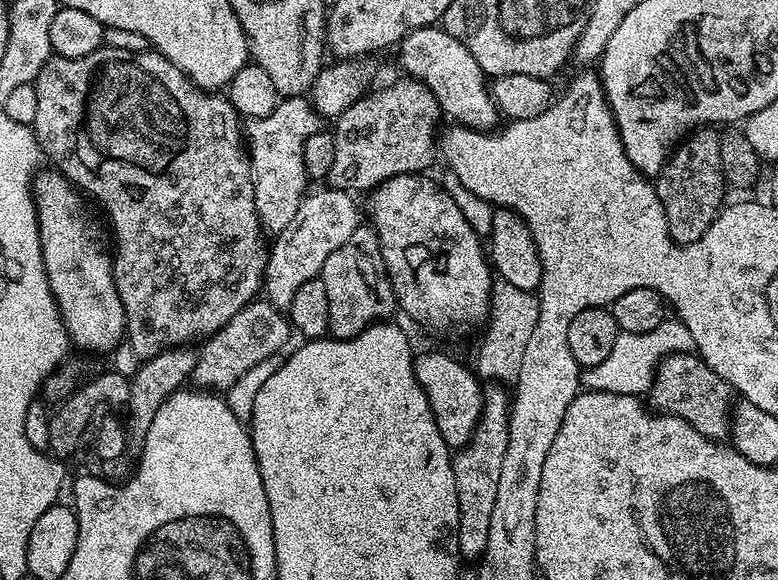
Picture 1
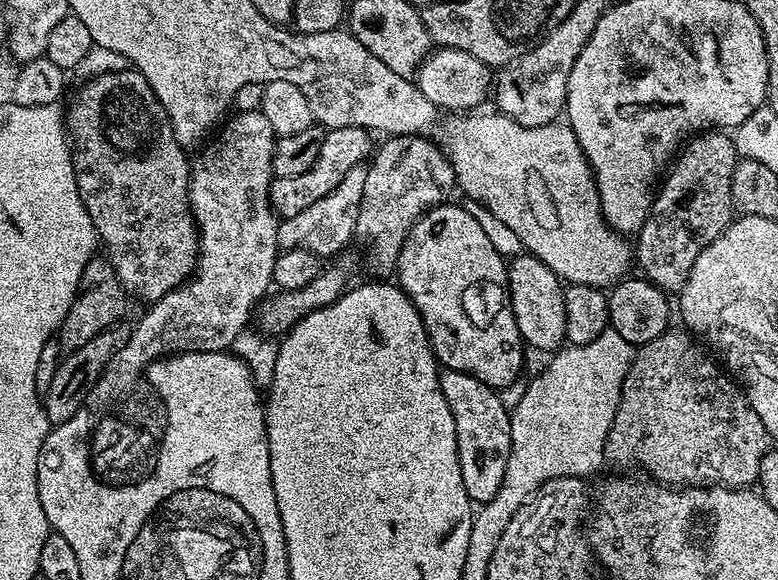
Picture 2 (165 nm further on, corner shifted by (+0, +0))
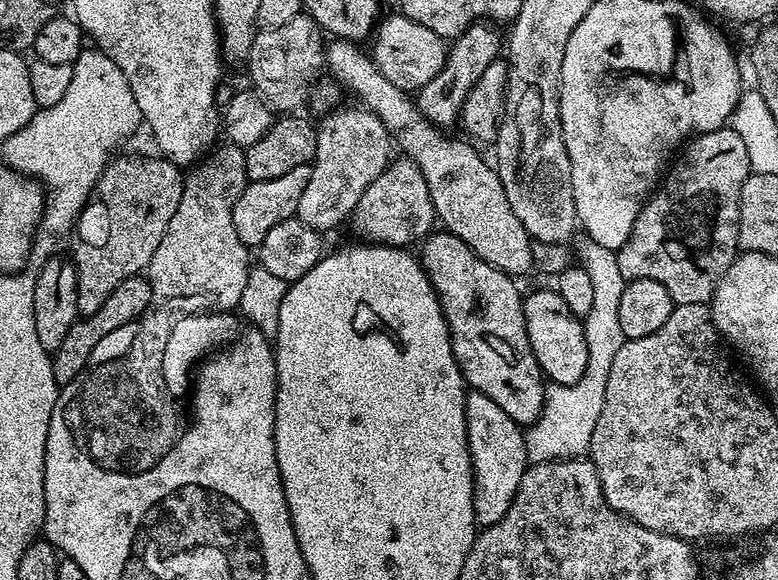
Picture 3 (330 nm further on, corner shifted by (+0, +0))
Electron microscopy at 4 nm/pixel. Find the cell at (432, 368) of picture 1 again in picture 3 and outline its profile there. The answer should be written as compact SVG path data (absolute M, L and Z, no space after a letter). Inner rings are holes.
M468 392L466 398L466 434L468 449L472 459L472 493L474 494L474 514L476 523L481 529L502 522L506 510L510 510L510 502L514 502L514 494L518 494L518 486L522 482L522 474L529 466L526 446L524 445L525 429L481 392Z

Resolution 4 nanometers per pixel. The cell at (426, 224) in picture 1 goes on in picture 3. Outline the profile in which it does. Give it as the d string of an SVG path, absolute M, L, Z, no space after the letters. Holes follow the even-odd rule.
M447 230L433 231L422 247L424 253L419 253L418 259L440 299L454 358L465 385L498 402L516 424L532 424L544 405L546 377L534 358L534 350L530 350L524 302L522 292L516 289L517 281L478 258L462 238Z

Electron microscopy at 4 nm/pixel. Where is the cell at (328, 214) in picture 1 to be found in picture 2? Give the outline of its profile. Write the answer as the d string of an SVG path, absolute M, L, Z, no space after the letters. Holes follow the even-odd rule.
M367 167L350 170L326 198L318 198L306 206L306 210L294 214L294 218L283 218L278 223L278 242L281 249L305 248L321 258L331 258L347 249L353 243L358 222L358 210L362 202L362 186L366 182Z

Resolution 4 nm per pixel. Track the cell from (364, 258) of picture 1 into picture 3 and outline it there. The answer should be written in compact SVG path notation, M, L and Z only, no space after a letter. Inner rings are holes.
M473 22L464 33L451 41L442 70L438 70L438 74L434 74L434 78L430 78L430 82L426 82L426 86L422 86L415 93L414 99L418 110L437 128L448 130L451 129L448 127L452 123L455 125L459 121L466 98L470 90L474 90L478 78L482 78L486 66L501 59L502 36L491 27L495 28L488 22Z

